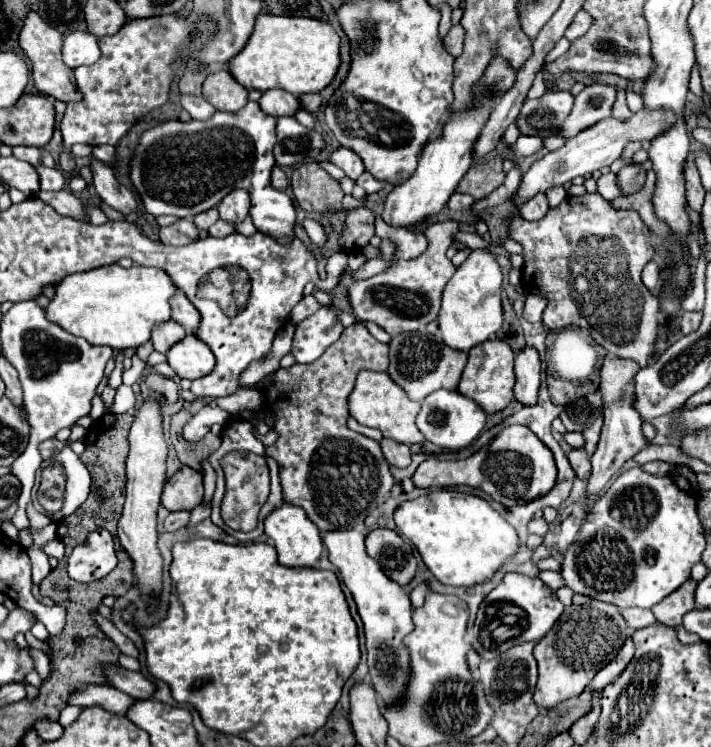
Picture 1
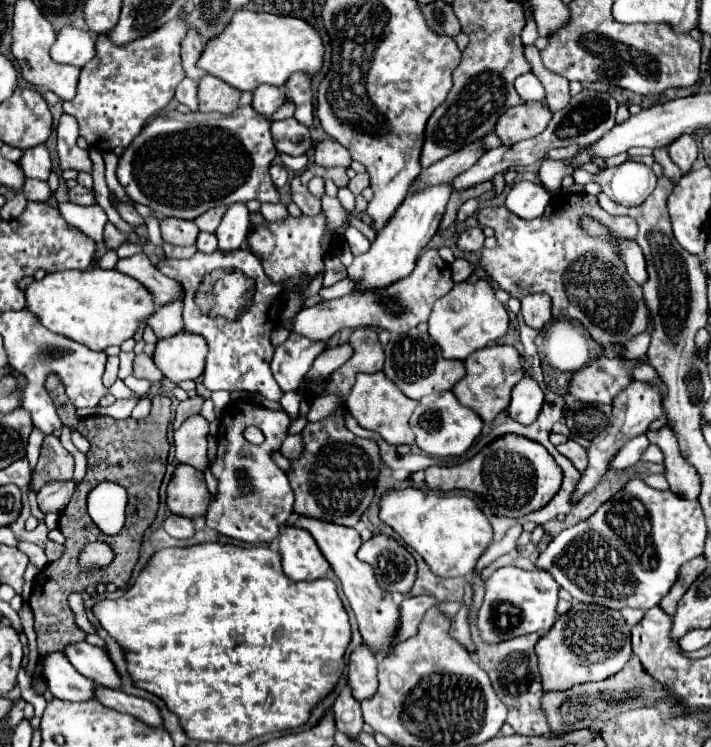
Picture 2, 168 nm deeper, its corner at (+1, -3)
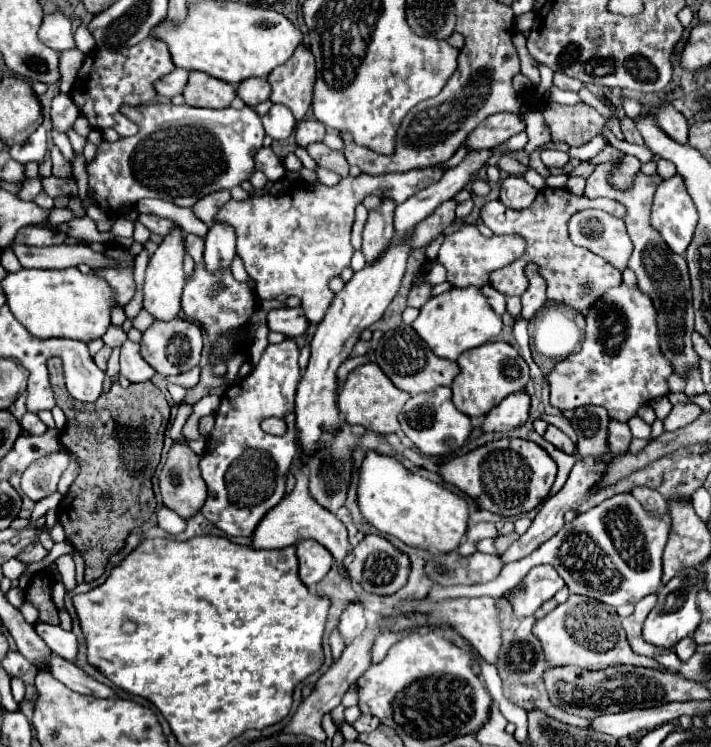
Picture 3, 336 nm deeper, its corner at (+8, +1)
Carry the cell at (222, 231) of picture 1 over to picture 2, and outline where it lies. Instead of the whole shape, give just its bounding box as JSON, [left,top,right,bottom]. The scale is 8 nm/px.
[196,232,216,254]

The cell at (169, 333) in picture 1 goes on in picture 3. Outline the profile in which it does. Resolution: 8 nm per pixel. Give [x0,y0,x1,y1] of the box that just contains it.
[143,230,185,320]

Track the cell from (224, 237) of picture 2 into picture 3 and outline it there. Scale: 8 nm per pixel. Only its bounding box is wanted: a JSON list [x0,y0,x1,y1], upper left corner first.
[205,222,235,270]

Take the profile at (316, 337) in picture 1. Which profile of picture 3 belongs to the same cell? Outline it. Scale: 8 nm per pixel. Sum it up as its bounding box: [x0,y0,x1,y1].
[199,338,301,536]

